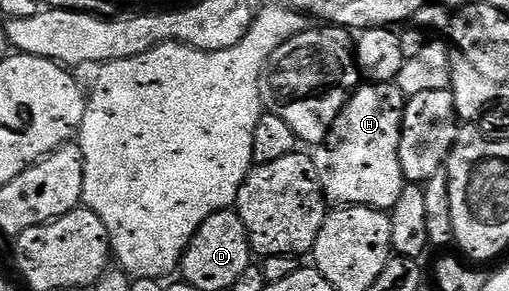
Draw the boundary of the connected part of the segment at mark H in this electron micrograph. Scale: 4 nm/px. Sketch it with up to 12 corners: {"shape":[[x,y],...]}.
{"shape":[[363,83],[317,149],[334,206],[389,210],[406,100]]}

